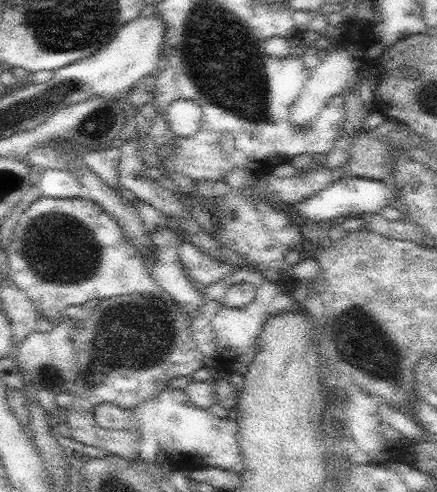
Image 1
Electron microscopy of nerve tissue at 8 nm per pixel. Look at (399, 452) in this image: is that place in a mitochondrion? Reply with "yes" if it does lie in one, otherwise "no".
no

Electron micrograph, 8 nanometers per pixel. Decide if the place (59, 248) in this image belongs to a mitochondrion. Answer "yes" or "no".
yes

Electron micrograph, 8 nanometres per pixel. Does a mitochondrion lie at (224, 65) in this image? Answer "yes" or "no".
yes

